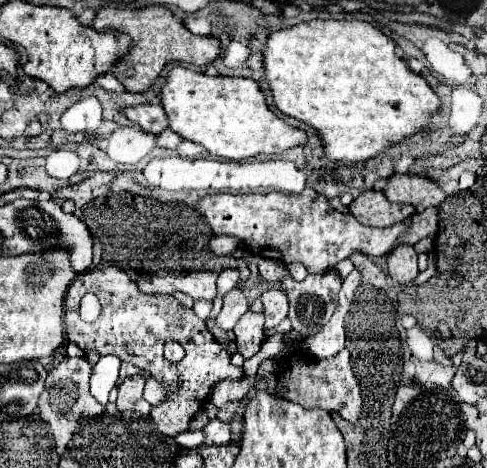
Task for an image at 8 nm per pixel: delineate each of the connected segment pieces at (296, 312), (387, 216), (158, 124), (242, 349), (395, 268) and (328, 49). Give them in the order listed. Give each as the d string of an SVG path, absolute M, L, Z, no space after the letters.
M330 270L324 274L310 274L302 282L296 282L292 276L288 276L282 282L282 288L286 290L286 296L290 300L290 312L288 318L292 322L292 330L298 332L302 338L314 336L322 330L322 326L332 318L336 304L338 304L338 290L340 290L340 276Z
M362 192L350 206L350 214L364 226L388 228L400 220L406 220L416 210L410 204L392 204L382 192Z
M140 104L140 106L132 106L126 108L124 114L140 124L146 132L150 134L160 134L168 128L168 118L164 116L164 108L160 104Z
M246 312L234 326L234 336L236 336L236 346L238 346L238 352L244 356L244 358L252 358L264 338L266 338L266 332L264 332L264 316L262 314L256 314L256 312Z
M398 246L388 256L388 272L400 284L412 284L418 276L418 254L412 246Z
M312 20L276 30L264 46L264 68L276 108L286 116L314 126L322 136L324 154L330 160L364 162L376 158L404 138L430 130L432 116L442 104L428 82L412 72L396 54L396 42L362 20Z

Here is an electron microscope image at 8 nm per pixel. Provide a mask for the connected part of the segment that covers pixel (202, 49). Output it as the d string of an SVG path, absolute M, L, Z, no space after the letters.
M148 6L148 8L102 8L96 14L96 20L92 24L94 30L116 30L124 32L132 38L132 48L128 56L124 56L114 66L114 76L124 84L128 92L146 92L160 76L162 68L168 62L186 62L194 66L206 66L212 64L222 50L222 42L214 36L194 36L180 18L176 18L168 8L164 6Z

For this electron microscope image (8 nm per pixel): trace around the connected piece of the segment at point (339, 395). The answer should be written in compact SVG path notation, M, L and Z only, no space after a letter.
M346 348L332 358L324 358L318 362L310 356L306 356L304 360L302 354L290 356L282 362L282 374L278 378L286 388L284 398L290 402L298 402L304 408L322 408L328 412L336 410L350 424L356 424L362 414L362 394L350 366L350 352Z

